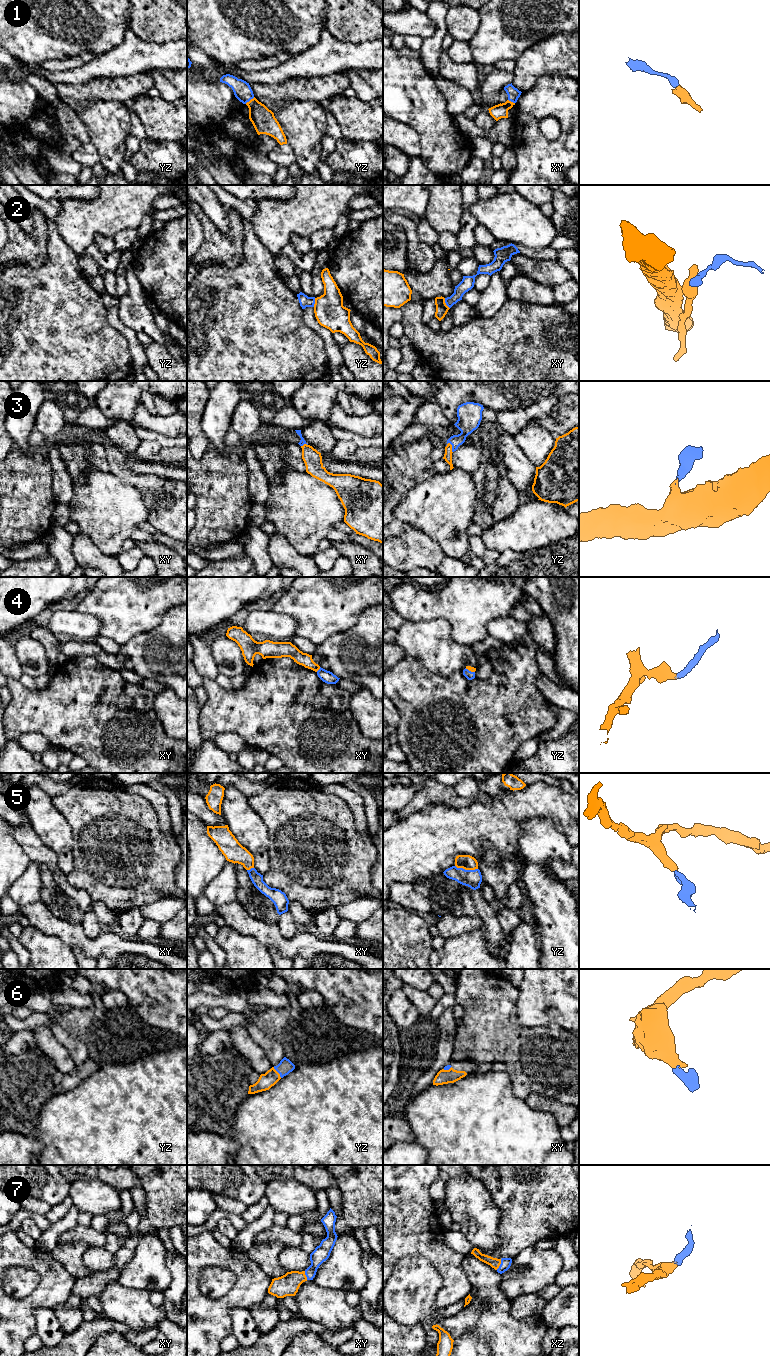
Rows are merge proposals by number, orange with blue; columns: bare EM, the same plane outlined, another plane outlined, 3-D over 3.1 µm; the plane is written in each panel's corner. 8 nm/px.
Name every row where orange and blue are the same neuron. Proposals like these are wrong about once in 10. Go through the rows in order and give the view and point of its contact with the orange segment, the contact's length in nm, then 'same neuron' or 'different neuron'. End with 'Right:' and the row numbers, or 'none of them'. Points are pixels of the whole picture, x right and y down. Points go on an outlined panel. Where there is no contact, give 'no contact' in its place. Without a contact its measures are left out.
1: yz (250, 100) | 90 nm | same neuron
2: xy (445, 303) | 100 nm | different neuron
3: yz (451, 447) | 90 nm | same neuron
4: xy (318, 669) | 50 nm | same neuron
5: yz (466, 869) | 190 nm | same neuron
6: yz (277, 1072) | 110 nm | same neuron
7: xz (500, 1263) | 100 nm | same neuron
Right: 1, 3, 4, 5, 6, 7

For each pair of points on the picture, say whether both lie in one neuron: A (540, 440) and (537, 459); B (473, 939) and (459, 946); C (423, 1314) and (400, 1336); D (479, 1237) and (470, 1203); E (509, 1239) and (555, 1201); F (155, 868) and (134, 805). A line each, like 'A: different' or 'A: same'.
A: same
B: same
C: different
D: same
E: same
F: same

